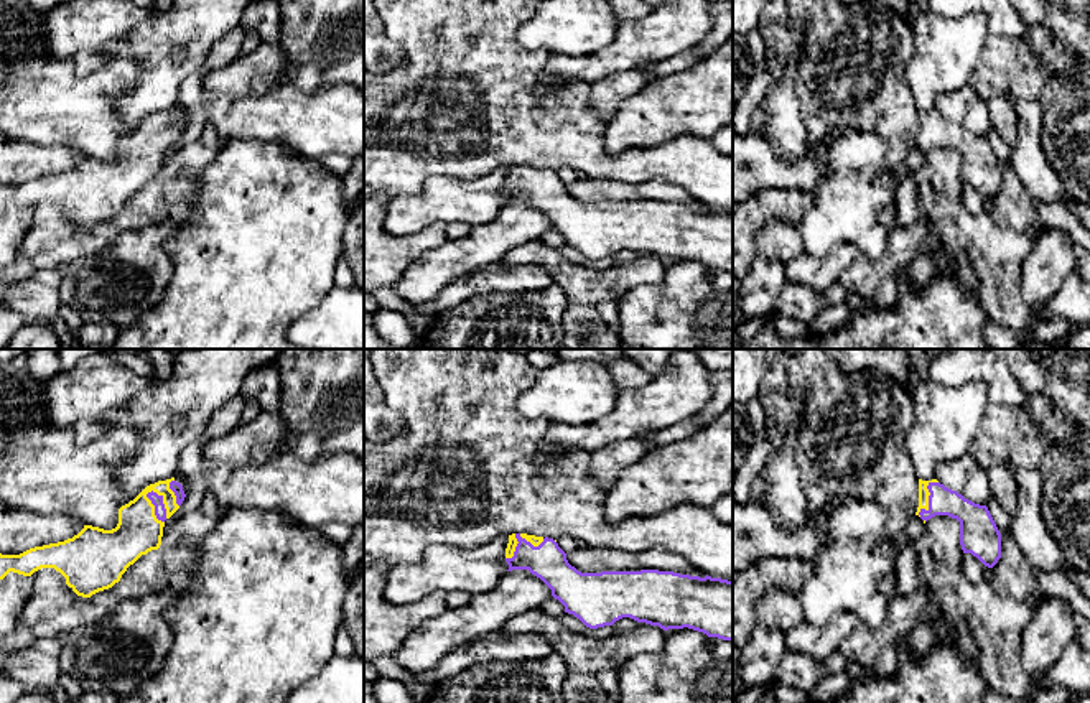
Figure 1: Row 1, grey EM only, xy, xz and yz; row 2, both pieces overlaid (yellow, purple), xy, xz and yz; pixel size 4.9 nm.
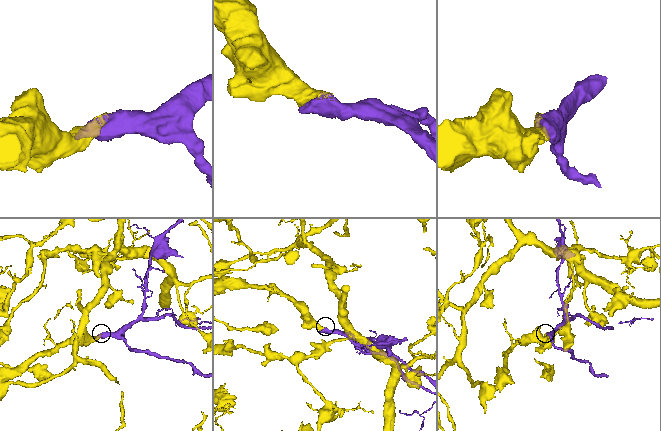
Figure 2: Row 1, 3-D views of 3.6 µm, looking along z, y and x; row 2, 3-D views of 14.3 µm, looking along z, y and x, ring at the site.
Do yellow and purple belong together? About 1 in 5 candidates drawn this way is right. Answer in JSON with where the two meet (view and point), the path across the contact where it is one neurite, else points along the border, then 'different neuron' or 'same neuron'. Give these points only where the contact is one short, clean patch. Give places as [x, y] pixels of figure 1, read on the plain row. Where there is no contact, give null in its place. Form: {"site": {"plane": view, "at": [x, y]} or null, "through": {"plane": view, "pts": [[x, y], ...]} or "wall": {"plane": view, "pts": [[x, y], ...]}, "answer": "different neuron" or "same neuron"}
{"site": {"plane": "xy", "at": [153, 139]}, "answer": "same neuron"}

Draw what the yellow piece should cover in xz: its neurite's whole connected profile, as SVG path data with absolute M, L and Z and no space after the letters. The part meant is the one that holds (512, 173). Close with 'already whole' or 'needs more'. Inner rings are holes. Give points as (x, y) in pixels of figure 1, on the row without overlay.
M527 165L509 166L505 193L507 203L529 201L540 209L552 221L552 227L565 237L565 244L589 260L631 249L664 262L688 258L708 268L733 272L733 212L659 201L581 204L568 194L557 171Z | needs more

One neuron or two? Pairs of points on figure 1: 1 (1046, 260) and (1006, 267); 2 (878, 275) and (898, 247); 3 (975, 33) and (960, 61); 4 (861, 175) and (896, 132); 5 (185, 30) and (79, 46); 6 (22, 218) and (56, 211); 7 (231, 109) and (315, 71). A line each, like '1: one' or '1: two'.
1: two
2: one
3: one
4: two
5: two
6: two
7: two

